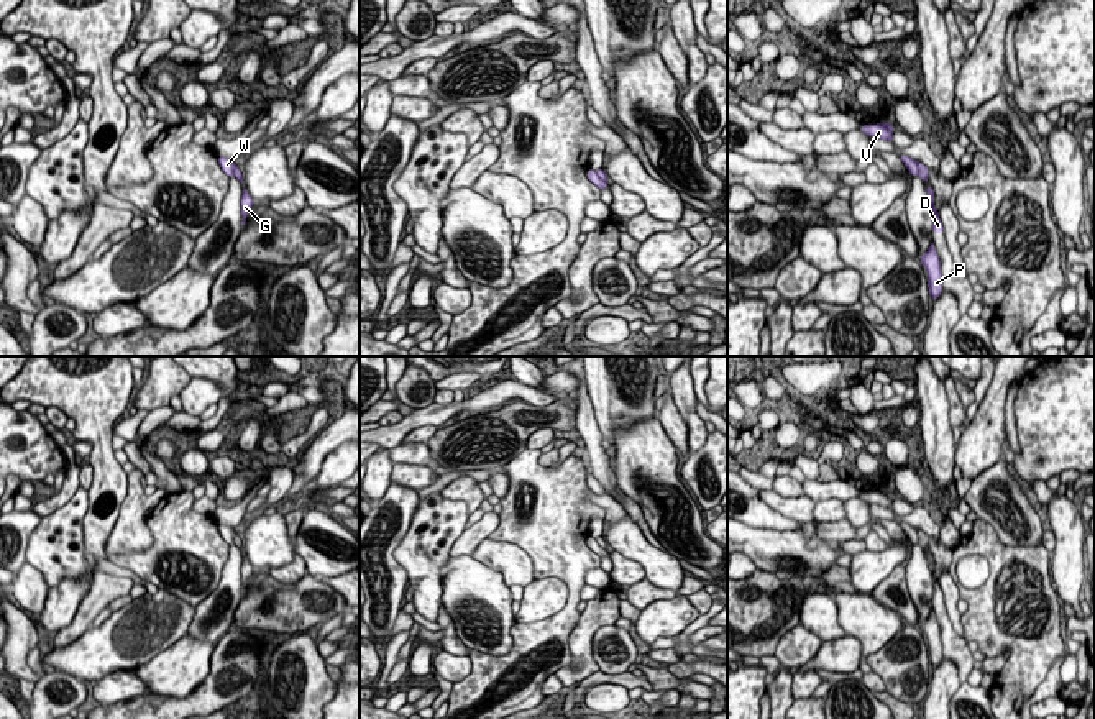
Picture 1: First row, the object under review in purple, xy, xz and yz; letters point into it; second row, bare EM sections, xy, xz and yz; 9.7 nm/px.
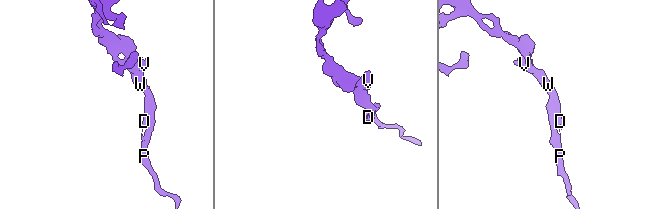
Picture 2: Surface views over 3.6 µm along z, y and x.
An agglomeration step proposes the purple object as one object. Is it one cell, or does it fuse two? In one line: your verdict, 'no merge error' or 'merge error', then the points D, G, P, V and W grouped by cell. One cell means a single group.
merge error; groups D W / G P V

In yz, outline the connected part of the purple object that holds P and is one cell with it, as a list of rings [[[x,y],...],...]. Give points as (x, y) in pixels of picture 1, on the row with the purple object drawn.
[[[931,243],[929,250],[923,256],[919,256],[919,261],[928,269],[929,294],[932,300],[936,300],[942,292],[942,274],[934,243]]]

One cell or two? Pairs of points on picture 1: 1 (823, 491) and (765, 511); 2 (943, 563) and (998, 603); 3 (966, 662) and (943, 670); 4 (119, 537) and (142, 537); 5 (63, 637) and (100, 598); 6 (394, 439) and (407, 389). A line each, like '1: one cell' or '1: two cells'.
1: two cells
2: two cells
3: two cells
4: one cell
5: one cell
6: two cells

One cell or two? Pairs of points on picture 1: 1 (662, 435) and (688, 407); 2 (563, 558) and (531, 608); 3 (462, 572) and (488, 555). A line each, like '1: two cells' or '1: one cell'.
1: two cells
2: two cells
3: two cells

